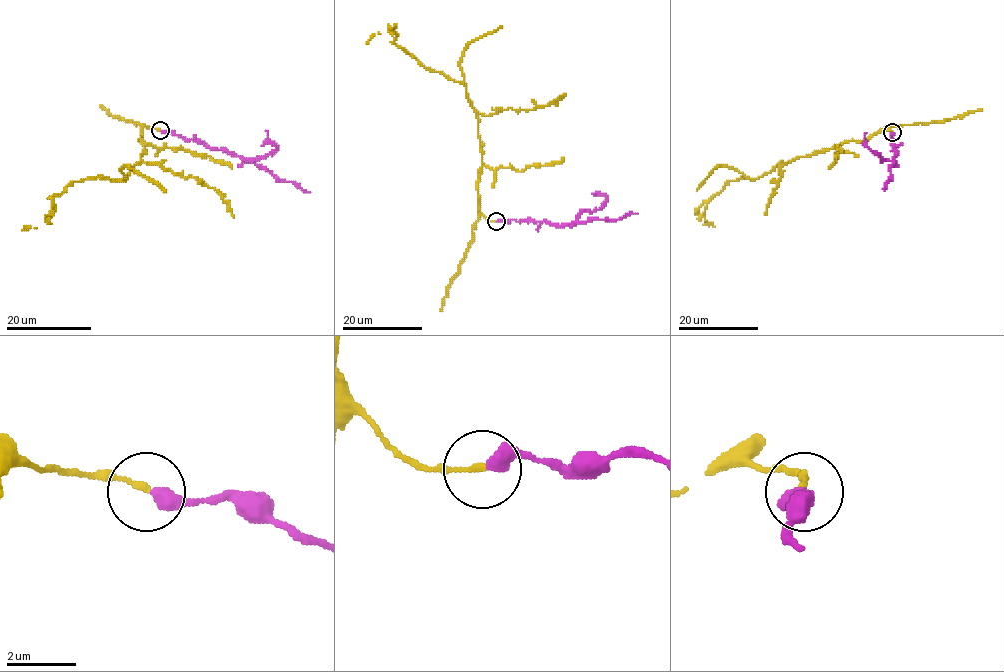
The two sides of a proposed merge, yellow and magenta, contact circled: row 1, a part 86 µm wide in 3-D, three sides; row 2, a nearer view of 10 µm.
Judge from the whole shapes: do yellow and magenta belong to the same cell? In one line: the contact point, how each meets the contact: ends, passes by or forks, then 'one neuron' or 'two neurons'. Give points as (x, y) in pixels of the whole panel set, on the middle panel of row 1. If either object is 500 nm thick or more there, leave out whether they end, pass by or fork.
(496, 221) | yellow ends | magenta ends | one neuron

